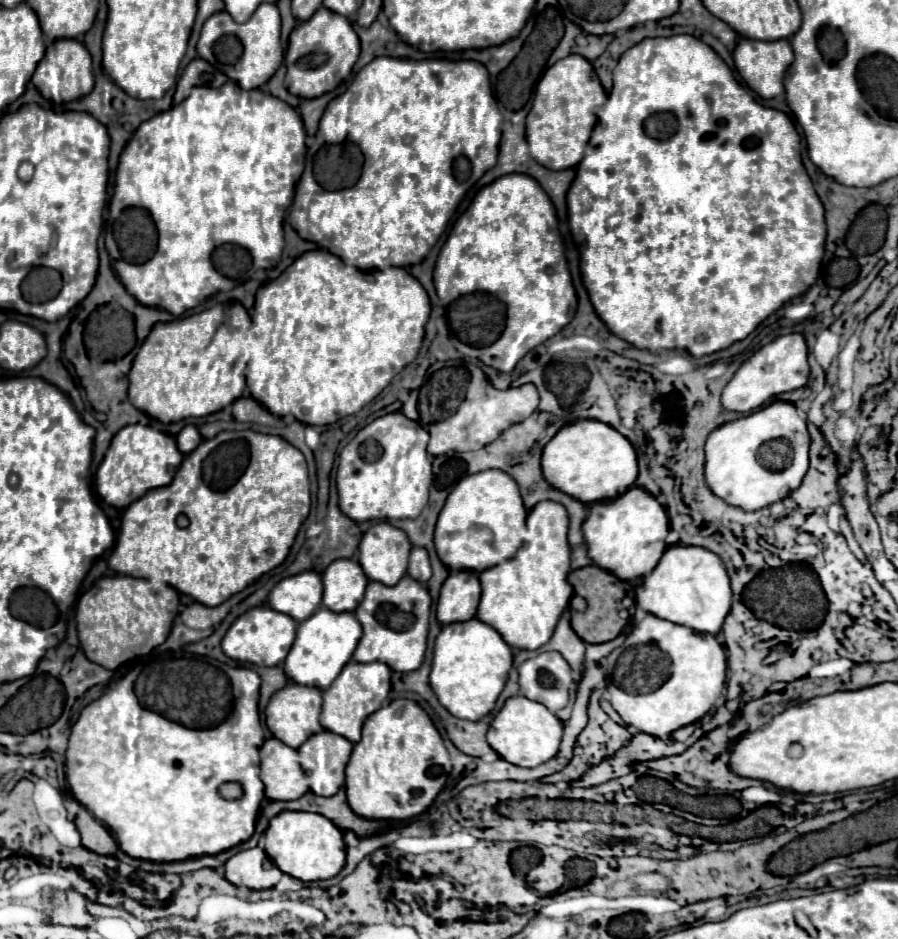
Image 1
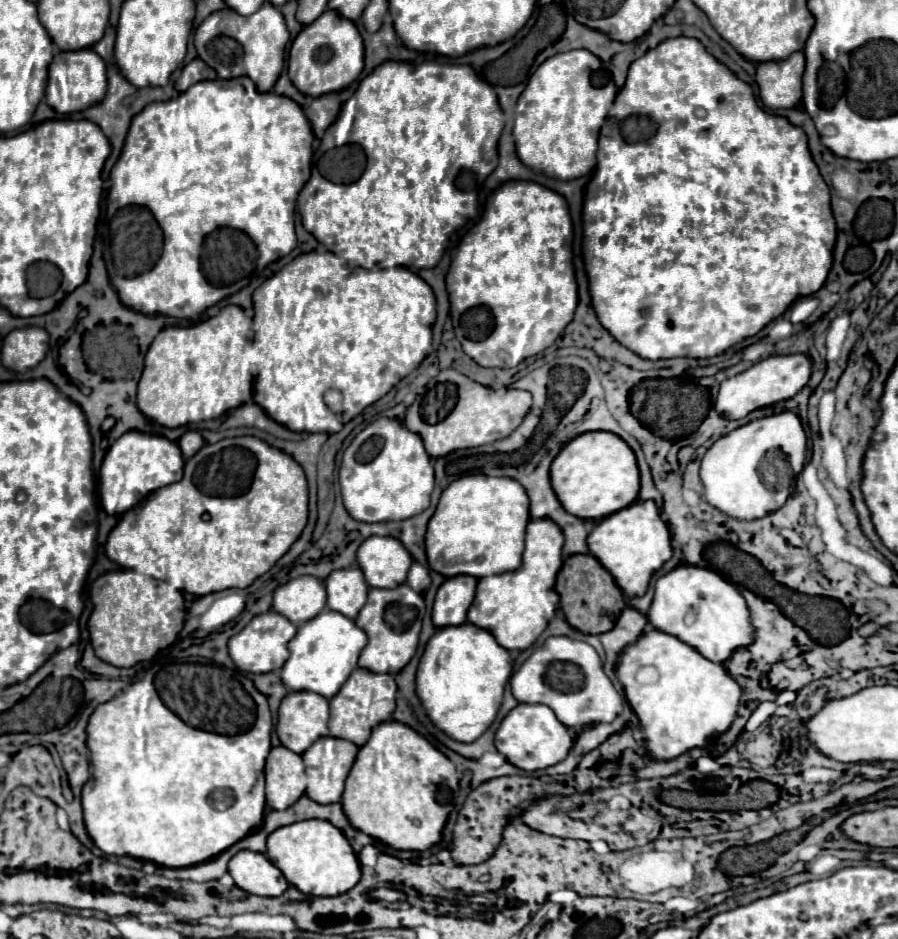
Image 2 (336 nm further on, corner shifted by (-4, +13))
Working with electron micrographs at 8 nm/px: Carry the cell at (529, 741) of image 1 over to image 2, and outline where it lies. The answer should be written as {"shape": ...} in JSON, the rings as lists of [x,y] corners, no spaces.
{"shape":[[[520,703],[518,707],[514,707],[500,723],[498,731],[496,731],[496,739],[494,745],[496,749],[506,755],[508,763],[516,765],[518,769],[532,773],[538,769],[546,769],[550,765],[560,763],[562,759],[566,759],[568,751],[572,749],[574,737],[570,735],[568,727],[564,727],[554,711],[550,707],[544,705],[524,705]]]}

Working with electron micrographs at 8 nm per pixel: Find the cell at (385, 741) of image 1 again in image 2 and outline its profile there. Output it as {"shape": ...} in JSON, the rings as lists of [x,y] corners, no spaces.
{"shape":[[[386,721],[380,723],[372,731],[370,741],[364,747],[360,747],[358,757],[346,779],[342,807],[352,827],[364,831],[366,835],[384,843],[386,847],[396,851],[426,851],[440,843],[442,829],[448,821],[454,797],[458,793],[460,785],[454,763],[408,725],[398,721]]]}

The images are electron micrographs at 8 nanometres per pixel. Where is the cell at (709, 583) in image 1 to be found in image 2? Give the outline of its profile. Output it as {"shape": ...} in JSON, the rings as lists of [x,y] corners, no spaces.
{"shape":[[[678,565],[674,571],[660,577],[647,619],[654,629],[676,635],[682,643],[714,663],[724,663],[732,657],[732,651],[754,643],[750,611],[737,585],[720,573],[702,567]]]}

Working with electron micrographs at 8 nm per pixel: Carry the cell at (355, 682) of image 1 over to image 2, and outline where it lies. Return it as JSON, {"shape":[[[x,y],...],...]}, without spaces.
{"shape":[[[356,669],[342,685],[342,689],[330,699],[330,735],[338,739],[348,739],[354,745],[362,747],[376,725],[390,721],[392,711],[396,709],[396,683],[392,675],[372,673],[368,669]]]}

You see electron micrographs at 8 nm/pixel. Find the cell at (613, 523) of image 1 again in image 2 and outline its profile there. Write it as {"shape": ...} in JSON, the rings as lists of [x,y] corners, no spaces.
{"shape":[[[636,501],[626,509],[598,521],[588,535],[588,547],[590,553],[610,571],[616,585],[628,599],[642,597],[652,575],[672,557],[670,531],[660,519],[654,501]]]}

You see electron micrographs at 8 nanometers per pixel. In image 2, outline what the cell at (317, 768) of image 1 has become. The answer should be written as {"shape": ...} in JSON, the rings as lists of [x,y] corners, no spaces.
{"shape":[[[322,737],[318,739],[302,757],[304,757],[304,773],[306,773],[306,791],[312,801],[316,803],[338,803],[344,793],[344,781],[352,763],[356,761],[358,747],[346,739],[336,737]]]}

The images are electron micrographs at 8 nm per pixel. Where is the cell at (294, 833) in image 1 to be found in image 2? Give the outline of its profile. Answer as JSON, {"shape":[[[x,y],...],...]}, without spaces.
{"shape":[[[308,819],[286,825],[268,835],[266,857],[282,871],[286,881],[304,895],[332,897],[350,891],[360,881],[360,863],[344,833],[328,821]]]}

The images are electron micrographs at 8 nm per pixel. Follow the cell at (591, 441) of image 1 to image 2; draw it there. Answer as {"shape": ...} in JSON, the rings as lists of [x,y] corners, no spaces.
{"shape":[[[608,431],[584,433],[566,443],[550,467],[550,479],[562,507],[584,521],[600,521],[612,511],[632,505],[640,489],[640,471],[632,449]]]}

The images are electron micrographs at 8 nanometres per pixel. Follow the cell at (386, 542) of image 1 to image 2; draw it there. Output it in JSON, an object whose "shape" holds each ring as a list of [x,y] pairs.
{"shape":[[[368,537],[356,555],[358,567],[370,587],[398,587],[406,583],[408,567],[412,565],[410,553],[394,537]]]}

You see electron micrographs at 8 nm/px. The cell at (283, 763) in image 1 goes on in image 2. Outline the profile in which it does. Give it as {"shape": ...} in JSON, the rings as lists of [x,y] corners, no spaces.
{"shape":[[[282,745],[274,747],[266,759],[266,805],[276,811],[288,809],[296,799],[304,795],[304,791],[306,791],[306,773],[302,757]]]}

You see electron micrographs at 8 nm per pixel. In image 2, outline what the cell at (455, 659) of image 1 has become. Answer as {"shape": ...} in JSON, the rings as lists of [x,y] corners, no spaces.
{"shape":[[[472,623],[444,627],[430,637],[420,657],[416,695],[440,731],[460,743],[474,743],[496,719],[510,673],[510,653],[496,643],[490,631]]]}

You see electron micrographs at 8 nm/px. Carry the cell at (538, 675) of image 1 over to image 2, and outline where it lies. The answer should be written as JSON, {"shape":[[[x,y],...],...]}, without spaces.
{"shape":[[[548,637],[544,645],[524,661],[520,671],[510,677],[510,687],[518,703],[548,705],[566,727],[574,729],[610,723],[620,715],[624,705],[623,697],[606,677],[596,649],[568,637]]]}

